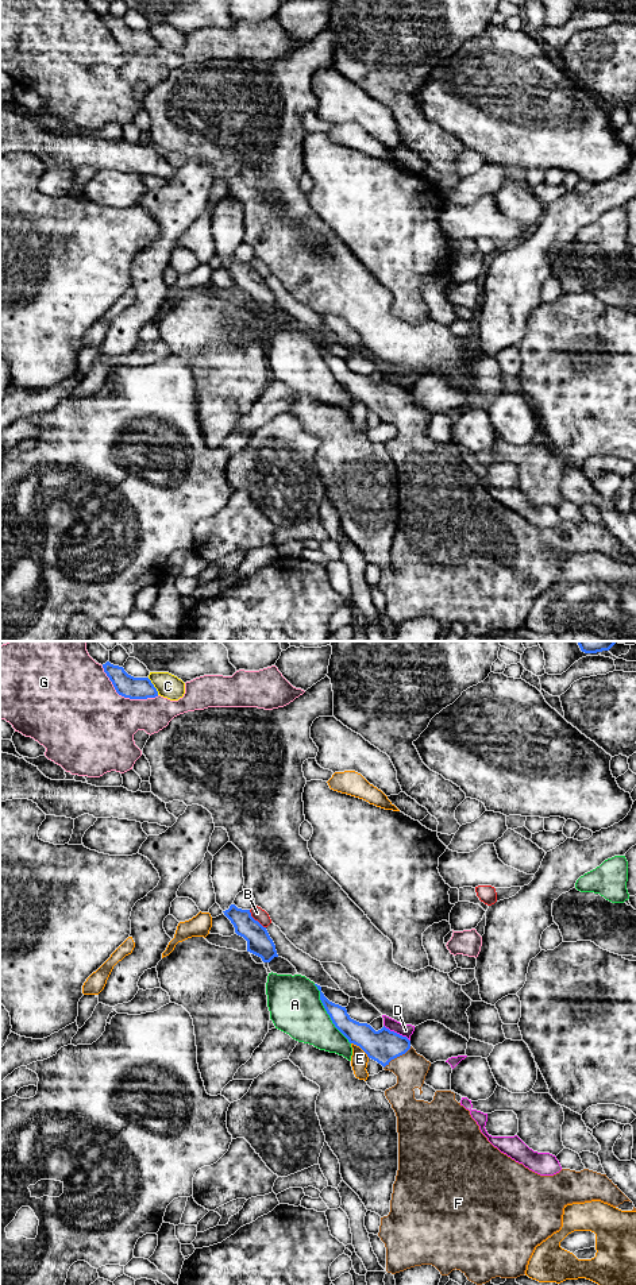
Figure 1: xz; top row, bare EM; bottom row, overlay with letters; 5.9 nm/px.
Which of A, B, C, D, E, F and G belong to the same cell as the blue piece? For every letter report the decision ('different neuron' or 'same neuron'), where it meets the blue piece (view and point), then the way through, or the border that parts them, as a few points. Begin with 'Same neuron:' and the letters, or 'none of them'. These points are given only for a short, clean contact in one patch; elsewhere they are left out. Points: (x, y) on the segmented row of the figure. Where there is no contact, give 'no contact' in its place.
Same neuron: F
A: different neuron | xz (327, 1013)
B: different neuron | xz (254, 919)
C: different neuron | xz (153, 686)
D: different neuron | xz (396, 1033)
E: different neuron | xz (361, 1048)
F: same neuron | xz (397, 1056) | across xz (384, 1045), (397, 1056), (411, 1068)
G: different neuron | xz (124, 697)

